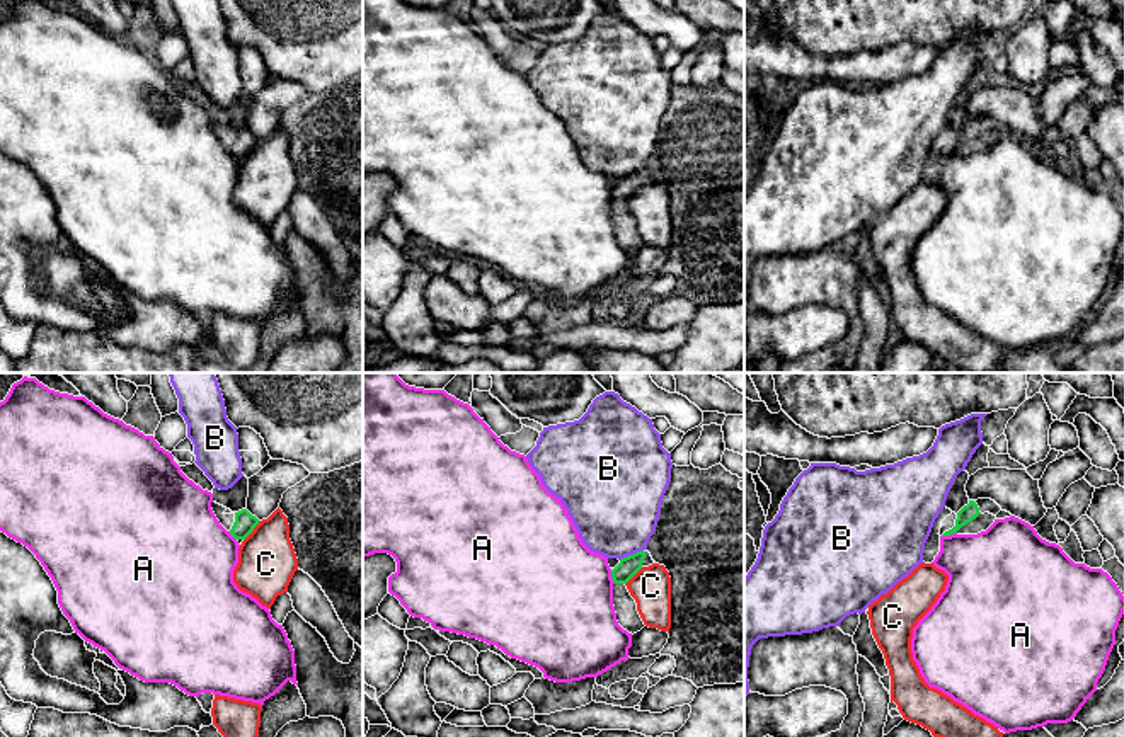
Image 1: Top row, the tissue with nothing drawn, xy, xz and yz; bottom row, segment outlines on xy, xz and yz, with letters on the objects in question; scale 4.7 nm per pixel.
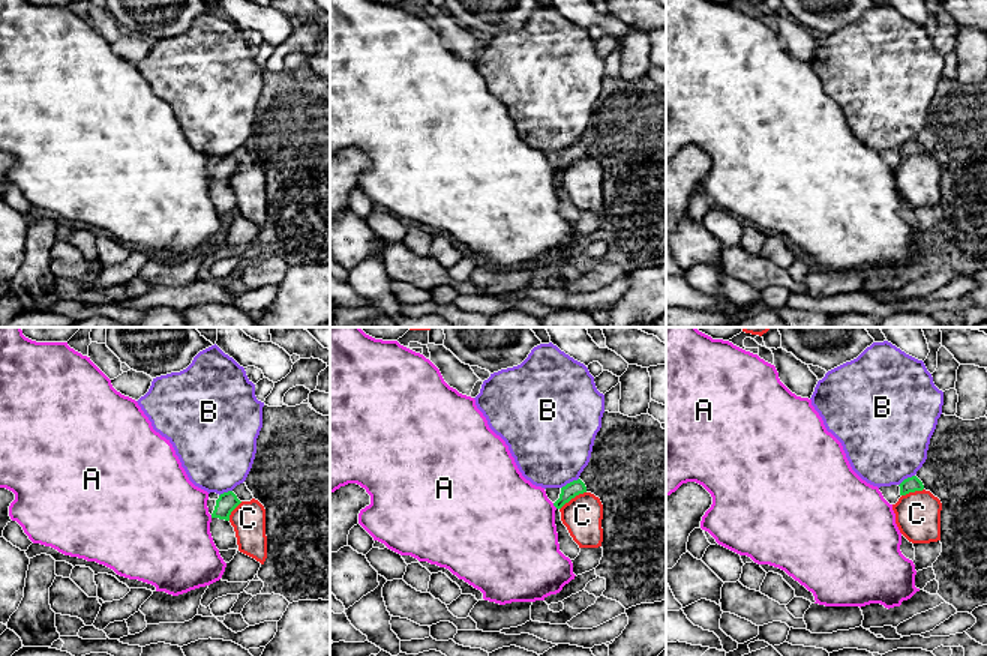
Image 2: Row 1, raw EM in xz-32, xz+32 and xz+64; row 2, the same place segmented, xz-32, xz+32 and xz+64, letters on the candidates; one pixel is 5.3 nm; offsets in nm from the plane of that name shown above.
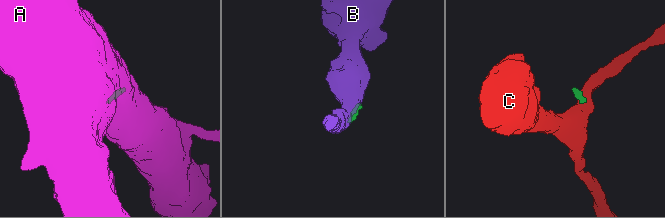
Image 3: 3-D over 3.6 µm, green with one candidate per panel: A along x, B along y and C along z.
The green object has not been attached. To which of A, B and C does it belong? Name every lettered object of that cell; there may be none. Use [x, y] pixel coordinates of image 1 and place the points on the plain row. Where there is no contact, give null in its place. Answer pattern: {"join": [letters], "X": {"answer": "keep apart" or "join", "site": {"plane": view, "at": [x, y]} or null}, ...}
{"join": [], "A": {"answer": "keep apart", "site": {"plane": "yz", "at": [949, 154]}}, "B": {"answer": "keep apart", "site": {"plane": "xz", "at": [630, 174]}}, "C": {"answer": "keep apart", "site": {"plane": "xy", "at": [252, 148]}}}

